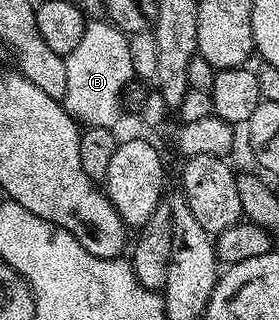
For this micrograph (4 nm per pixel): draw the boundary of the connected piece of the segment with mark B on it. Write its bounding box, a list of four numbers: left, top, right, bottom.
[63,20,133,128]

